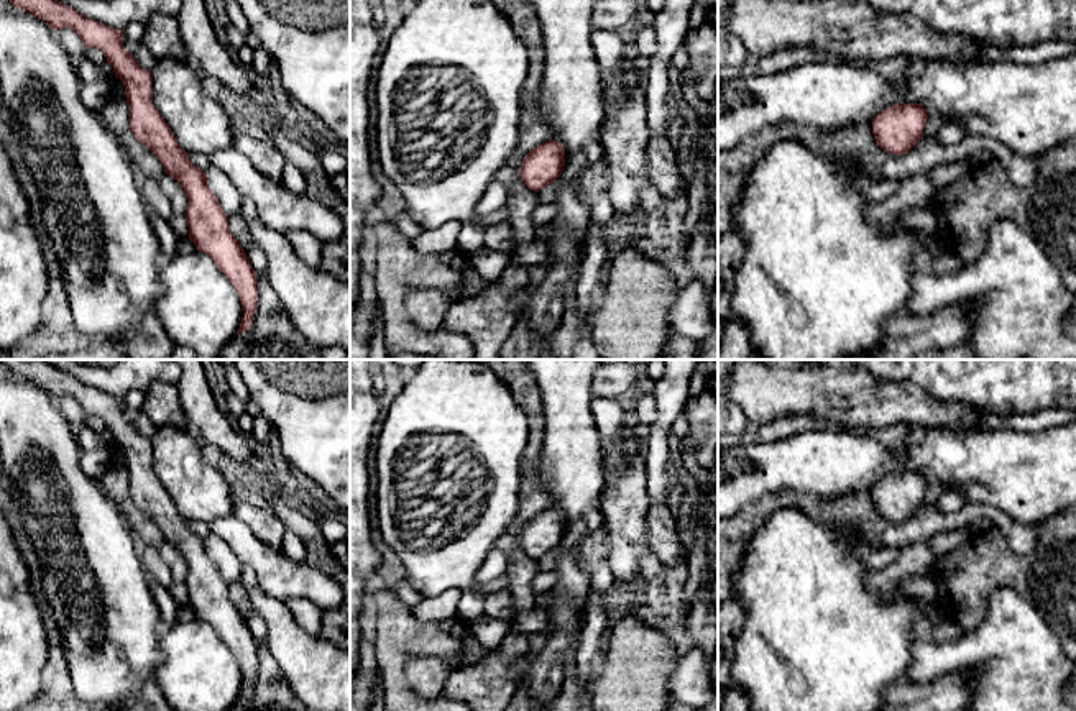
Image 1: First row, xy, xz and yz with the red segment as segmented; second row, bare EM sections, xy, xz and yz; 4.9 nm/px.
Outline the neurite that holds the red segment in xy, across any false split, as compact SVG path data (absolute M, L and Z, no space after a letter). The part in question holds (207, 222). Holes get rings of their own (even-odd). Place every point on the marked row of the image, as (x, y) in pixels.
M8 0L13 7L38 16L53 30L71 28L85 48L100 49L125 85L131 135L151 149L164 172L181 184L189 205L186 222L195 250L209 255L237 289L243 317L241 333L253 327L258 307L258 278L240 241L228 228L228 217L209 187L207 174L195 167L153 103L153 76L138 66L123 46L123 30L99 23L57 0Z

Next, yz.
M922 103L887 107L872 122L876 143L889 154L905 154L922 140L927 120L927 108Z

